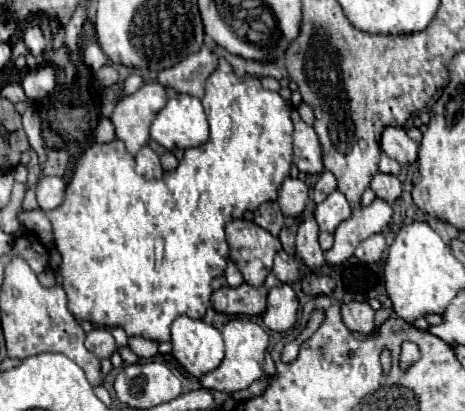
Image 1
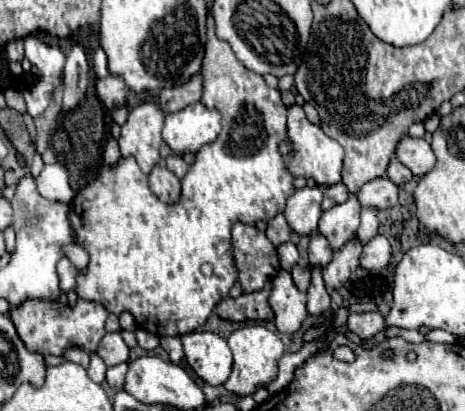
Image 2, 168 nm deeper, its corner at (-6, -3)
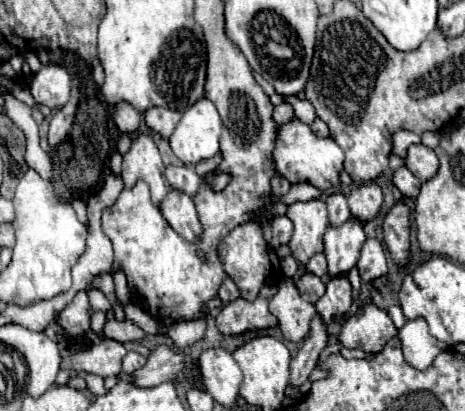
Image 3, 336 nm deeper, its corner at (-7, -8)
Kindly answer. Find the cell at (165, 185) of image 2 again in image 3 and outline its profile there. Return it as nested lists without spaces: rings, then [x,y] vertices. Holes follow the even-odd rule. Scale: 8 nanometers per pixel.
[[[172,188],[162,200],[160,212],[168,220],[168,224],[176,228],[176,232],[180,232],[186,240],[194,240],[202,232],[192,198],[176,188]]]

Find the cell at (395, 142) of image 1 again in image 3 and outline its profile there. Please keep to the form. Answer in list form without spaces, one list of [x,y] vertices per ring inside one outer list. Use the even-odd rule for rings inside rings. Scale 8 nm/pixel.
[[[414,144],[406,154],[406,168],[420,180],[426,182],[438,172],[438,158],[432,148],[424,144]]]

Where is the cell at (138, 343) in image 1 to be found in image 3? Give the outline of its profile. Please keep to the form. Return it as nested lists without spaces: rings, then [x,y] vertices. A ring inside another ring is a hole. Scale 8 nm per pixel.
[[[116,320],[106,322],[104,334],[112,340],[118,340],[118,342],[134,342],[134,340],[142,340],[146,336],[146,332],[140,330],[138,326],[134,326],[130,320],[126,320],[126,322],[116,322]]]

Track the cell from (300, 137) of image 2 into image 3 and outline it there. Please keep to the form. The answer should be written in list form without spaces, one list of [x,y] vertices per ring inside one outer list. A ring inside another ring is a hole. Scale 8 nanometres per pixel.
[[[294,118],[278,128],[274,164],[276,172],[282,174],[290,184],[310,182],[320,190],[330,190],[340,184],[340,174],[344,172],[344,150],[332,138],[314,136],[308,124]]]

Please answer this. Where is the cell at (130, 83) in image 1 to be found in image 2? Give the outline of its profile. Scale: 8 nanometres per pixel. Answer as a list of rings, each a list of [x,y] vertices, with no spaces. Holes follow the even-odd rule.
[[[193,75],[191,81],[185,85],[179,85],[173,89],[163,89],[159,93],[159,105],[163,107],[165,113],[175,113],[191,103],[197,103],[201,99],[201,91],[203,91],[201,75]]]

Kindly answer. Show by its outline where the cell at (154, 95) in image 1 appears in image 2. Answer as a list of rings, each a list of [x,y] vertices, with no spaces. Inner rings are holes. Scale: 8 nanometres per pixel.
[[[143,103],[129,113],[127,123],[121,127],[121,155],[135,157],[145,175],[149,175],[151,167],[155,167],[155,163],[159,161],[163,119],[165,113],[161,111],[161,107]]]

